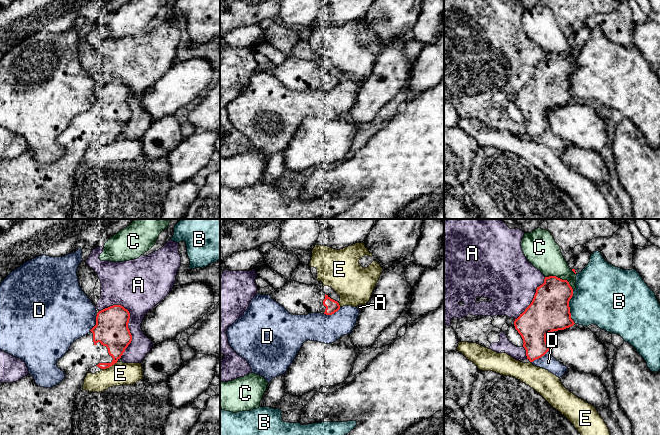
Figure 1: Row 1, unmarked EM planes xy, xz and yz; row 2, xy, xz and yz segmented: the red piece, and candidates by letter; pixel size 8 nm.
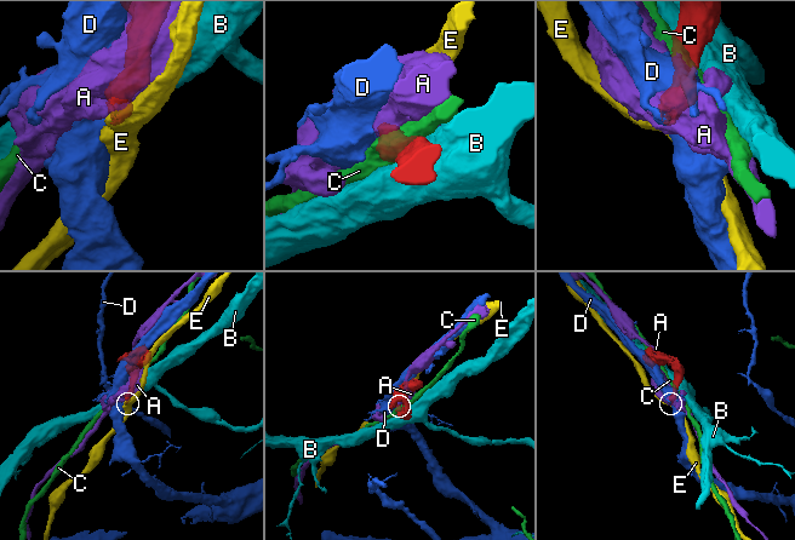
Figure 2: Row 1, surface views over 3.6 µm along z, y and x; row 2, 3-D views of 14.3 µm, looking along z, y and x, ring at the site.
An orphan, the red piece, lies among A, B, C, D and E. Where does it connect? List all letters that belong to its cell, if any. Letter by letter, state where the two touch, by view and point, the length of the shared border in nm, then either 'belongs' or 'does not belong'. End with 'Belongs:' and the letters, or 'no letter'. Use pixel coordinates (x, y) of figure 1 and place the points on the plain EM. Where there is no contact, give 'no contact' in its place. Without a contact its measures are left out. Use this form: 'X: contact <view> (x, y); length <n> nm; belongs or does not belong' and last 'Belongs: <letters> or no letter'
A: contact xy (127, 103); length 440 nm; does not belong
B: contact yz (569, 83); length 260 nm; does not belong
C: contact yz (561, 55); length 260 nm; does not belong
D: contact xy (96, 98); length 160 nm; does not belong
E: contact xy (109, 142); length 150 nm; does not belong
Belongs: no letter

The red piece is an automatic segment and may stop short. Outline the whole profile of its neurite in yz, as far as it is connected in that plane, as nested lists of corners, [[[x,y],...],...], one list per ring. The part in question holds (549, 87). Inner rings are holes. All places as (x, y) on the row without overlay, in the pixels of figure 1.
[[[556,52],[545,53],[544,59],[537,63],[531,80],[515,95],[515,105],[523,115],[530,138],[549,127],[547,110],[575,100],[569,83],[572,72],[573,65],[567,56]]]

